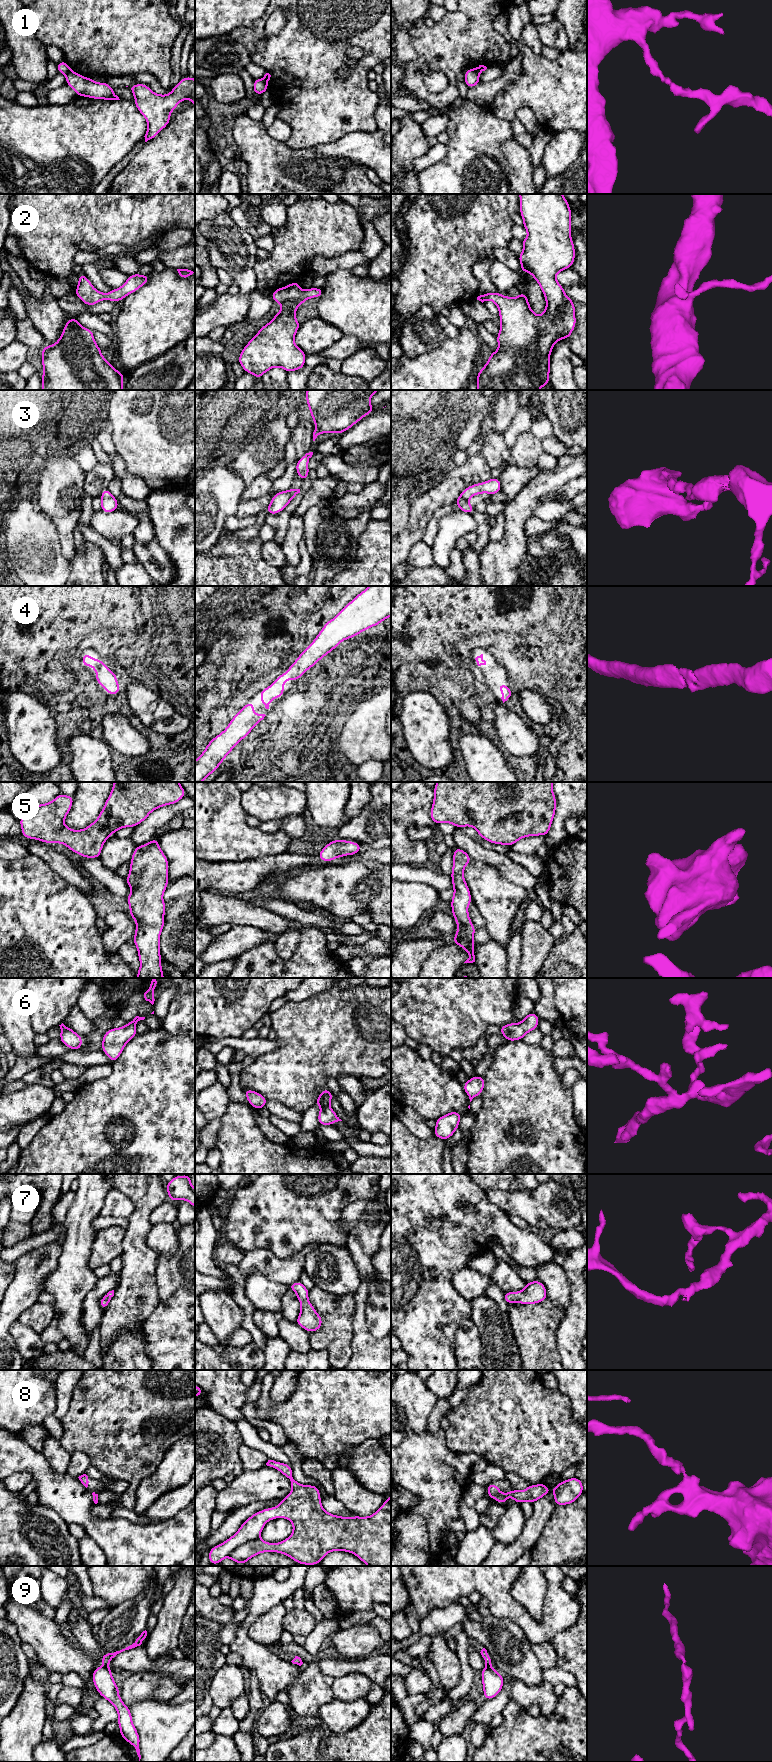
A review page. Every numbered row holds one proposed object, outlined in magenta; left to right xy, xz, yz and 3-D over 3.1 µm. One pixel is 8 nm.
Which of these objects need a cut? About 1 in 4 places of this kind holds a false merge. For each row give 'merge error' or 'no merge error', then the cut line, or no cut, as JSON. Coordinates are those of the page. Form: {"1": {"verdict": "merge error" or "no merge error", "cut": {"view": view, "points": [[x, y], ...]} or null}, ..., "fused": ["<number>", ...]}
{"1": {"verdict": "merge error", "cut": {"view": "yz", "points": [[473, 69], [479, 73]]}}, "2": {"verdict": "no merge error", "cut": null}, "3": {"verdict": "no merge error", "cut": null}, "4": {"verdict": "no merge error", "cut": null}, "5": {"verdict": "no merge error", "cut": null}, "6": {"verdict": "no merge error", "cut": null}, "7": {"verdict": "no merge error", "cut": null}, "8": {"verdict": "no merge error", "cut": null}, "9": {"verdict": "merge error", "cut": {"view": "xy", "points": [[105, 1664], [107, 1666]]}}, "fused": ["1", "9"]}

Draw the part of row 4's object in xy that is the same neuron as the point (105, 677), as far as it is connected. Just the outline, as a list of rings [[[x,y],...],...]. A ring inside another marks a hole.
[[[89,653],[82,656],[82,665],[84,667],[91,666],[96,671],[96,682],[106,689],[106,693],[117,695],[120,691],[116,674],[110,670],[104,662],[99,659],[92,658]]]

